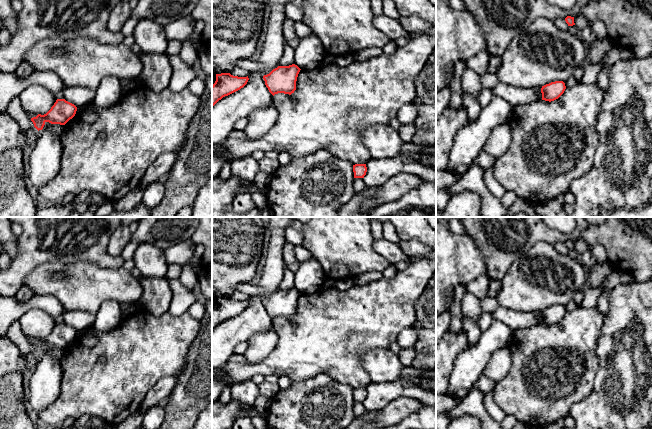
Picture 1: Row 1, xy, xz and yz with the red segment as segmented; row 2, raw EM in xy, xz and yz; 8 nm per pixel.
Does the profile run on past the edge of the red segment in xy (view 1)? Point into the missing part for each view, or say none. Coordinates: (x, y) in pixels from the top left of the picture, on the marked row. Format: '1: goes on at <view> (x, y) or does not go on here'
1: does not go on here

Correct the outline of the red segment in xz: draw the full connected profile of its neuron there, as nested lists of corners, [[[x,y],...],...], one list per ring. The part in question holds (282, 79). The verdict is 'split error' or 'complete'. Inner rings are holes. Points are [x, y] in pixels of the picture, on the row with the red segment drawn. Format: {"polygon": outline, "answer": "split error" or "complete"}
{"polygon": [[[295,64],[278,66],[269,74],[264,75],[263,79],[266,87],[273,96],[278,93],[291,95],[296,90],[296,81],[300,70]]], "answer": "complete"}

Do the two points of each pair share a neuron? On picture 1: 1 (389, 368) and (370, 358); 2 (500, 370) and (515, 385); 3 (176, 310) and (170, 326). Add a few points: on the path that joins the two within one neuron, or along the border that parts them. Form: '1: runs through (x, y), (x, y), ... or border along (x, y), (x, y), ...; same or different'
1: runs through (384, 365), (375, 361); same
2: border along (511, 352), (511, 367), (496, 382); different
3: border along (168, 311), (174, 316), (179, 316), (186, 312); different

